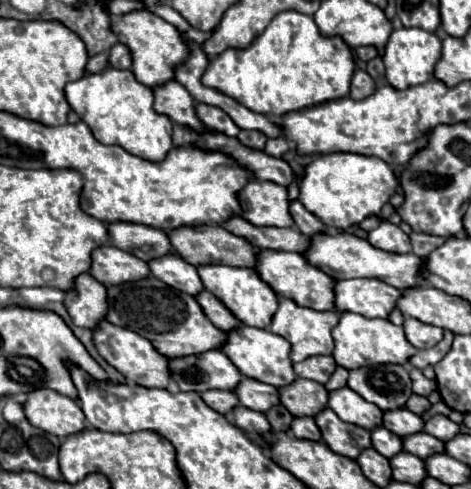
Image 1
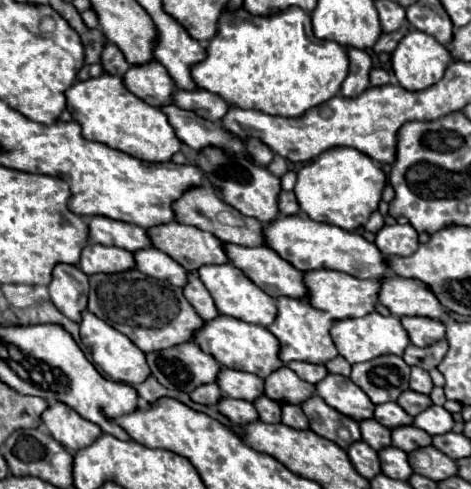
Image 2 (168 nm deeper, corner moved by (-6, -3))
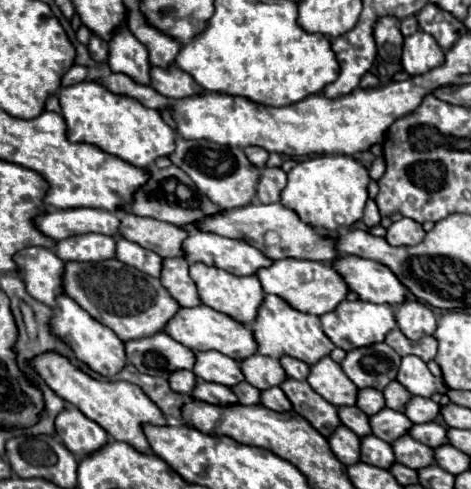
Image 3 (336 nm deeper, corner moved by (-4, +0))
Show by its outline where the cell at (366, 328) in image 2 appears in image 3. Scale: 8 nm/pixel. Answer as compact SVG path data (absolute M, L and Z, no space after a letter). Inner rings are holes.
M357 298L357 300L343 300L337 304L337 310L323 314L321 326L335 346L349 352L353 348L381 342L385 338L385 334L397 326L397 322L393 316L393 308L389 304L371 304L371 302Z

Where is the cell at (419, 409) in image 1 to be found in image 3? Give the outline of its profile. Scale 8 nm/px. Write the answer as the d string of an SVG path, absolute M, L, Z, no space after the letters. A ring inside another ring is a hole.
M397 380L389 382L389 386L385 386L383 396L385 396L385 406L391 410L397 410L397 412L403 412L405 402L411 398L411 394L405 390L405 386L401 386Z

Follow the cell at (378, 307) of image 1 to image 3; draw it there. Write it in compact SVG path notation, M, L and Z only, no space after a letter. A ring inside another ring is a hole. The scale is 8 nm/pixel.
M283 258L275 260L271 266L265 266L257 270L257 278L261 282L261 288L265 294L277 294L283 298L291 308L307 314L327 314L335 310L335 306L347 296L347 284L341 280L341 276L323 262L311 262L311 260L297 260L297 258Z

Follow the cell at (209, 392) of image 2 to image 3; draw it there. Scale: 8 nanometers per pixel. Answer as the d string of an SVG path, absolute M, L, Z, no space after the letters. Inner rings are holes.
M175 370L173 374L169 374L169 386L173 392L179 392L179 394L189 394L193 388L195 388L195 374L191 370Z

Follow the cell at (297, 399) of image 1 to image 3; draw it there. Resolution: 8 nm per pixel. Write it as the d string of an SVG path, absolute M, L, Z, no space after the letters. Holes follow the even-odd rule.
M253 354L245 360L241 360L239 368L243 372L245 382L249 382L251 386L255 386L259 390L279 386L287 378L287 374L281 368L277 358L269 358L269 356L261 356L261 354Z

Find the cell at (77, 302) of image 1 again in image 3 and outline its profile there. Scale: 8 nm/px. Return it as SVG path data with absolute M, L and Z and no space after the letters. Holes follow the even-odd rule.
M31 246L19 250L13 260L17 262L17 274L23 276L27 292L43 302L45 306L55 306L55 296L63 294L61 290L61 270L63 260L59 260L51 250Z

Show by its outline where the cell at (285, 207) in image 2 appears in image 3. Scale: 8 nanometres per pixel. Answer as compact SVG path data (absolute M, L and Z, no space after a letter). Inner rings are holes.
M265 166L261 170L259 184L257 184L257 198L259 198L259 202L263 202L263 204L279 202L281 190L285 188L285 182L287 182L287 174L281 168Z

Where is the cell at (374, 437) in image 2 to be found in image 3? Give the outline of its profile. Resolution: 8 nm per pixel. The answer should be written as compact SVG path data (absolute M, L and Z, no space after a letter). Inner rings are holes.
M339 406L339 408L337 408L337 414L339 414L341 424L347 426L347 428L351 428L357 436L367 436L367 434L371 434L369 418L367 418L367 414L363 414L357 406Z

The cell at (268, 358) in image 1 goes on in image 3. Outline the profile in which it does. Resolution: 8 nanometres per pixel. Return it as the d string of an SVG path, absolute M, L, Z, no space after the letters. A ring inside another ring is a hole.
M199 304L195 308L179 308L177 314L167 322L165 334L169 334L173 340L181 342L183 346L187 346L193 352L217 350L217 352L221 352L221 354L237 360L237 362L257 352L257 344L255 344L249 328L245 328L237 320L233 320L227 314L221 314L221 312L217 312L205 304Z

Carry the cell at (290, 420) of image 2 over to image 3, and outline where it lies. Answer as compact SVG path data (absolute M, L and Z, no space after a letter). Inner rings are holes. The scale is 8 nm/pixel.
M277 386L261 392L261 404L265 404L267 408L271 408L275 412L287 412L287 410L291 410L291 402L283 394L283 390L277 388Z

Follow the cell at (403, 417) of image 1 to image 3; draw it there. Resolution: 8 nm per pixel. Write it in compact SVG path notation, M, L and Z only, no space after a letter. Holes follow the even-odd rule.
M369 388L369 390L359 390L355 406L361 408L367 416L373 416L373 414L377 414L381 408L385 408L385 398L383 398L383 394L381 394L379 390L373 390L373 388Z

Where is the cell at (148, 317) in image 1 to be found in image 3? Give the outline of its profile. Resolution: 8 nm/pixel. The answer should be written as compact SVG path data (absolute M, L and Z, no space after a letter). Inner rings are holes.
M115 258L101 262L65 262L61 286L67 296L97 322L111 328L123 342L163 332L165 324L179 310L179 304L167 294L159 278L141 274L137 268L125 266Z

